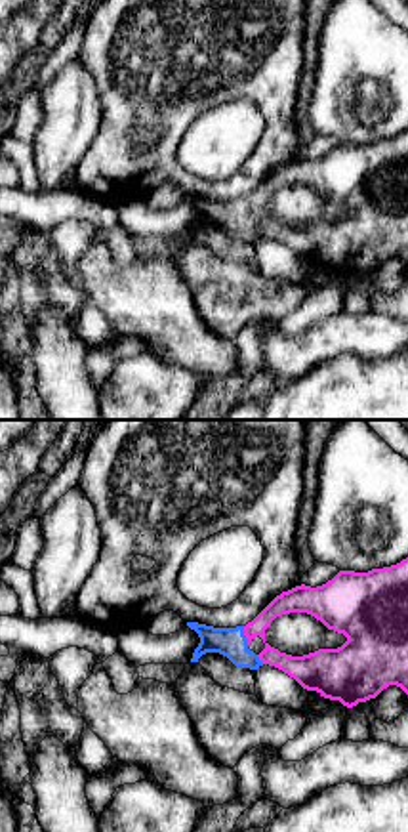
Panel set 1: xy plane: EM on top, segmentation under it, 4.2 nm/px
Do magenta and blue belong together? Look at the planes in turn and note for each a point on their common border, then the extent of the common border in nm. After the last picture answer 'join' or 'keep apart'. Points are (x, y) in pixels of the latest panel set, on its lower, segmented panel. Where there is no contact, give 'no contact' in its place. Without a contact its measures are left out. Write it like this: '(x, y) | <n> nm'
(244, 634) | 80 nm

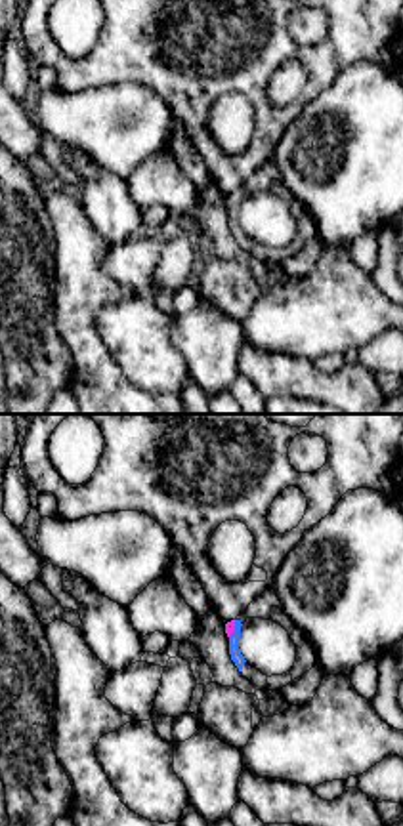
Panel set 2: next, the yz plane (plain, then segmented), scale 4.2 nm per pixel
(233, 628) | 80 nm

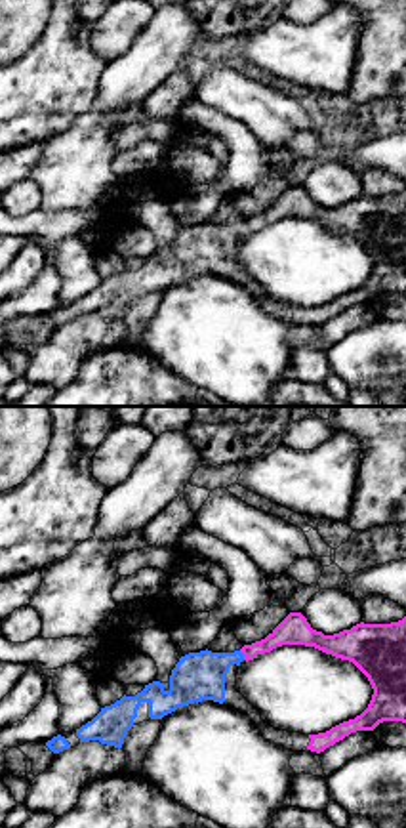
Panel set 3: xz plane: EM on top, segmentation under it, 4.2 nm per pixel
(243, 653) | 50 nm

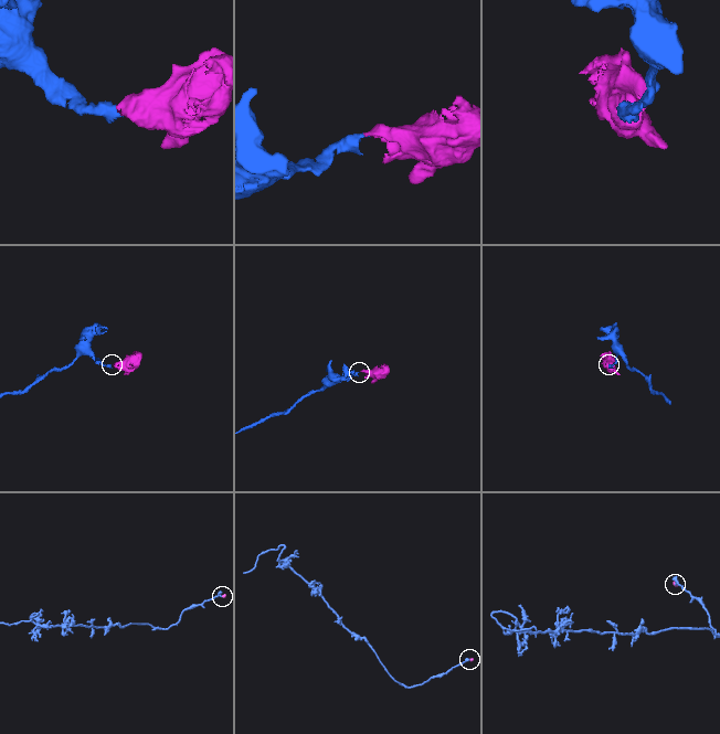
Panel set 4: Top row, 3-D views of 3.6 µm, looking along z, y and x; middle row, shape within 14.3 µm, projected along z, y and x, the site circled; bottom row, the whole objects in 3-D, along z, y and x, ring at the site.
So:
join

